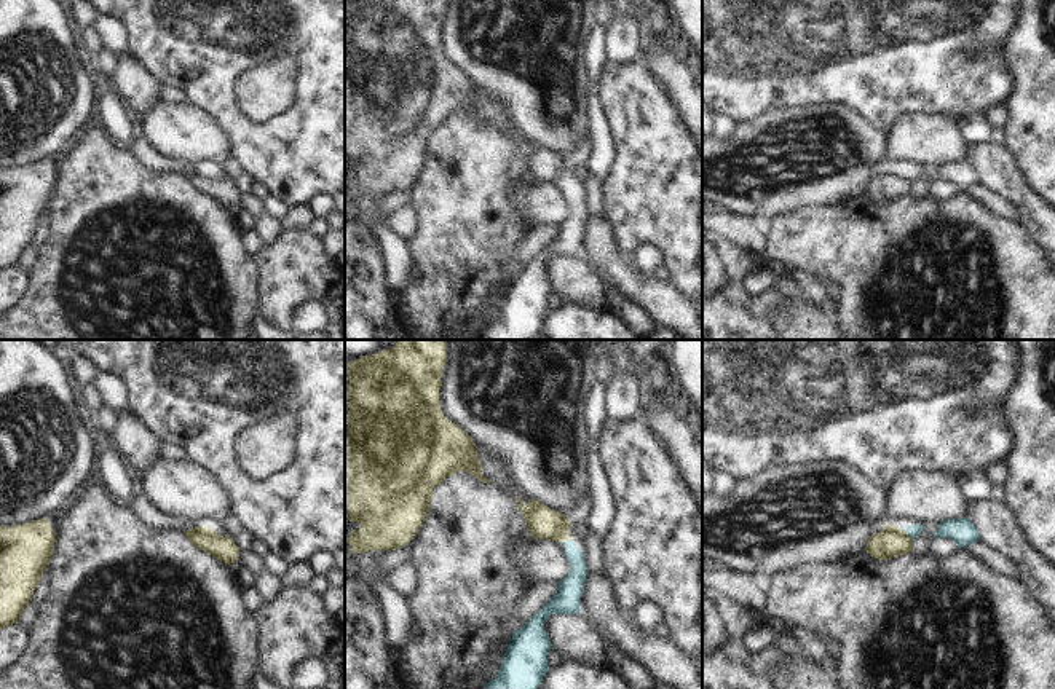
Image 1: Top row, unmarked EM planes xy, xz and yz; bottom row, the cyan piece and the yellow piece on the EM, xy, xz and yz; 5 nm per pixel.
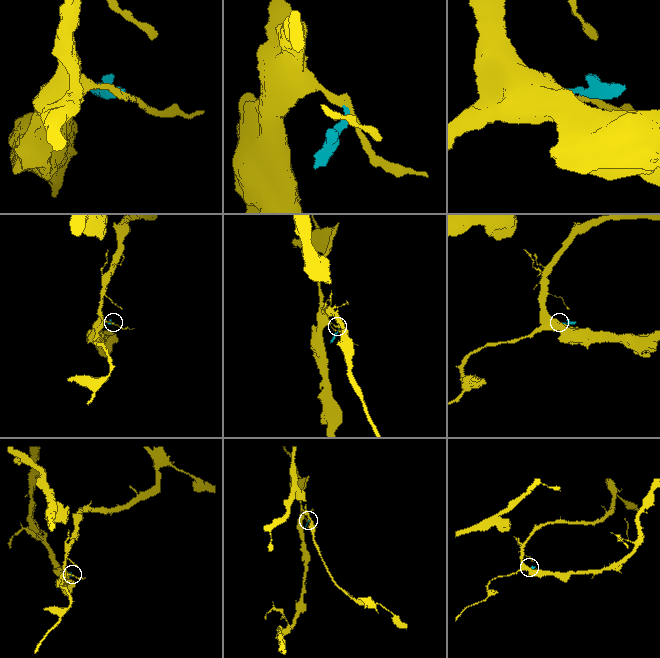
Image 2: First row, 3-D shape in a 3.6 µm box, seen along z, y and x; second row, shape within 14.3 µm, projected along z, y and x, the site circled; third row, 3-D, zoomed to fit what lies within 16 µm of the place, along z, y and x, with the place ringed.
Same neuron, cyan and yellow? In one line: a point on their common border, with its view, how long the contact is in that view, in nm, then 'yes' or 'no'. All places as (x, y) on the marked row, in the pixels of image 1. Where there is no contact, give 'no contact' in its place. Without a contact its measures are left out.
yz (905, 533) | 70 nm | no

